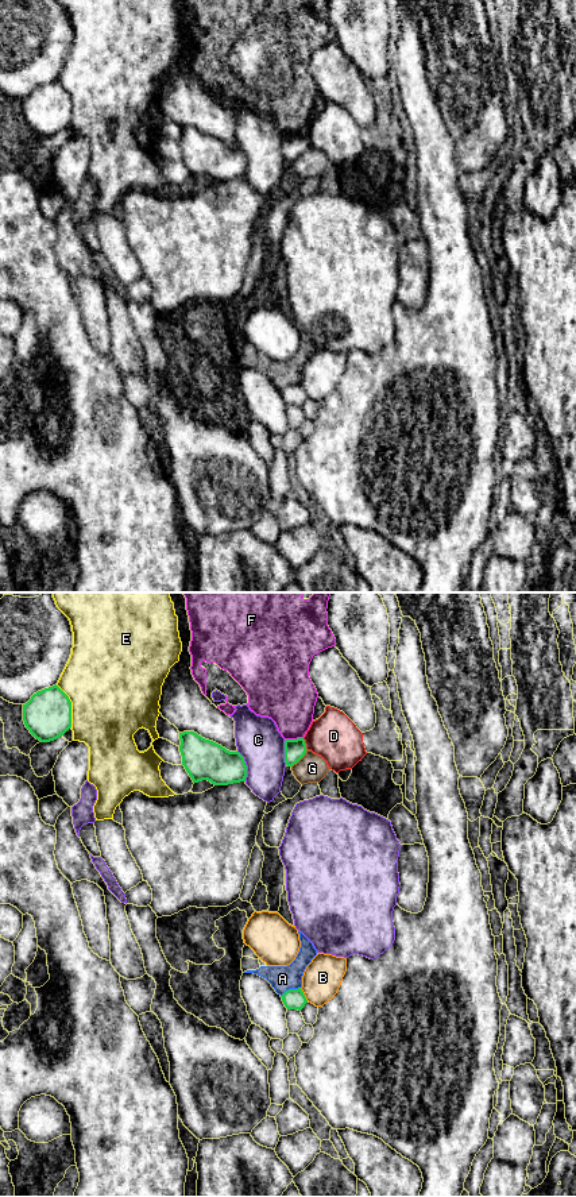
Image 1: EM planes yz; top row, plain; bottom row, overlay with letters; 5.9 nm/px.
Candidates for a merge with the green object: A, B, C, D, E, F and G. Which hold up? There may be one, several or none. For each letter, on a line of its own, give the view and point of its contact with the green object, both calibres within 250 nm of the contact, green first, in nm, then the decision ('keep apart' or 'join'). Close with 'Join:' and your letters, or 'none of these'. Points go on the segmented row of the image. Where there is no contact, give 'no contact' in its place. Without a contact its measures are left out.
A: yz (290, 989) | 130/150 nm | keep apart
B: yz (304, 995) | 130/220 nm | keep apart
C: yz (246, 765) | 240/260 nm | keep apart
D: yz (305, 744) | 130/280 nm | keep apart
E: yz (70, 706) | 280/480 nm | keep apart
F: yz (293, 740) | 130/320 nm | keep apart
G: yz (300, 759) | 130/180 nm | keep apart
Join: none of these

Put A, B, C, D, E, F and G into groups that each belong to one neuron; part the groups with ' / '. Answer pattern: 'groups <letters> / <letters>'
groups A / B / C / D / E / F / G

